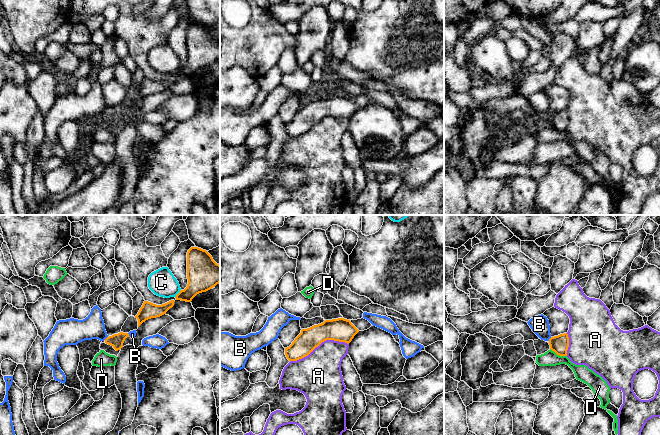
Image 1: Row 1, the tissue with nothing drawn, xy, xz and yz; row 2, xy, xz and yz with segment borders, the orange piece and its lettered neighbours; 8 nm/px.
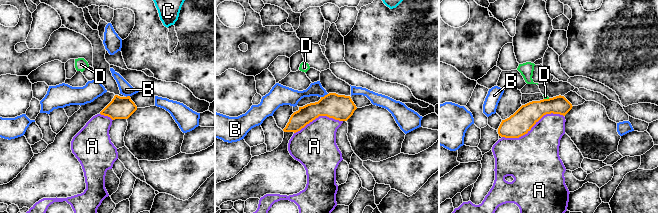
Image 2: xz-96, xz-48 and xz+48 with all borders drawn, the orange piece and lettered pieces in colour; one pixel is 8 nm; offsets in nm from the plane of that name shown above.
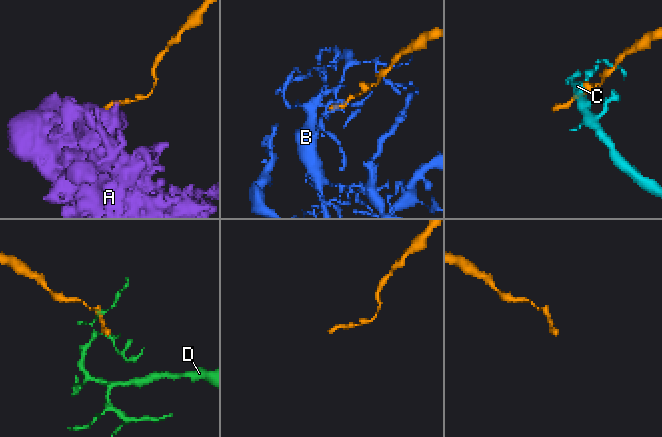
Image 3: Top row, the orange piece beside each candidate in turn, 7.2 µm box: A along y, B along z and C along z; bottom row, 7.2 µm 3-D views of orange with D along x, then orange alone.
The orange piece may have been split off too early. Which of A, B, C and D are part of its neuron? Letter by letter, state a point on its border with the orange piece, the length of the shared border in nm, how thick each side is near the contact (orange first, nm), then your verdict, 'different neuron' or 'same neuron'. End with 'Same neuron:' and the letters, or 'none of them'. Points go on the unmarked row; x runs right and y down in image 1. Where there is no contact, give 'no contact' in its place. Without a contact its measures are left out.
A: xz (319, 120) | 500 nm | 190/360 nm | different neuron
B: yz (549, 115) | 40 nm | 150/150 nm | different neuron
C: xy (178, 69) | 80 nm | 260/220 nm | different neuron
D: yz (558, 130) | 150 nm | 150/130 nm | different neuron
Same neuron: none of them

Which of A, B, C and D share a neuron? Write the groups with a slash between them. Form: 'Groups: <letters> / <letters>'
Groups: A / B / C / D

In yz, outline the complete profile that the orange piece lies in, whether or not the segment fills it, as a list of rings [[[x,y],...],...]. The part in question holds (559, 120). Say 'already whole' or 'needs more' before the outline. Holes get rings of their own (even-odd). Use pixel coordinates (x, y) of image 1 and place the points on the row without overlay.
already whole; [[[567,109],[551,113],[549,115],[550,125],[559,132],[567,132],[569,113]]]

